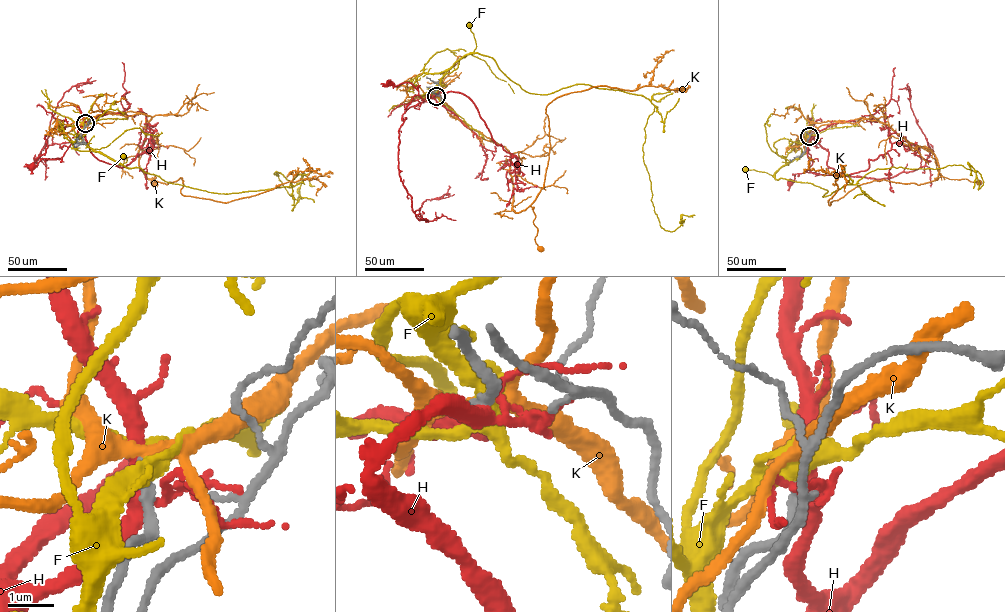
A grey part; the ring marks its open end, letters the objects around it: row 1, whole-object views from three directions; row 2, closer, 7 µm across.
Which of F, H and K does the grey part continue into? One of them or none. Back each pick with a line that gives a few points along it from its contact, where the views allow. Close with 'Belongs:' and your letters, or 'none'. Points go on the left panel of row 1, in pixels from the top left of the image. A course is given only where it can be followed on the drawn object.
Belongs: none

